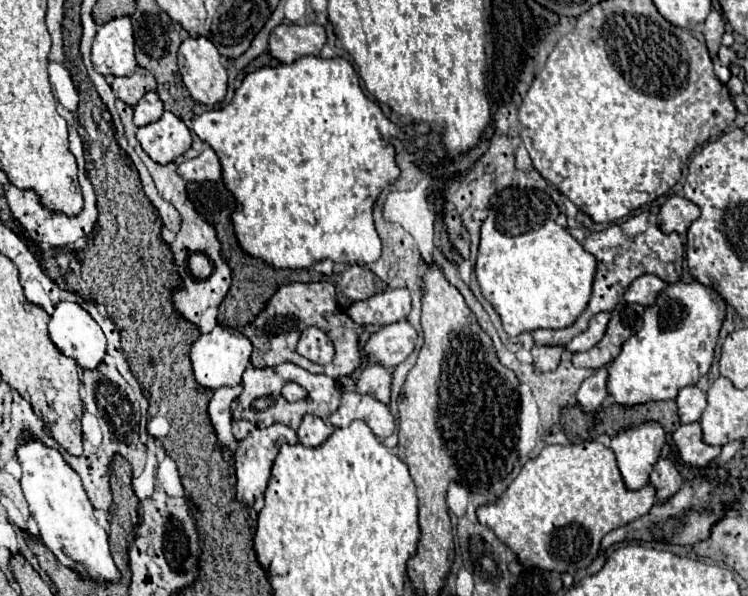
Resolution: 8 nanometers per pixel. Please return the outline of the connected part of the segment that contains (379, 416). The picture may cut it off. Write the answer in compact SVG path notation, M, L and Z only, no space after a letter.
M356 391L342 393L342 405L328 417L328 421L334 427L346 427L354 419L366 421L378 439L386 439L396 429L388 405L376 401L372 395L360 395Z

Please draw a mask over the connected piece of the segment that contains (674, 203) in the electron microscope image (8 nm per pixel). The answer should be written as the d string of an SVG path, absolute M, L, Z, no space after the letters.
M670 195L666 199L666 203L660 207L658 225L664 233L676 231L676 233L684 235L698 217L700 217L700 209L692 201L688 201L686 197L680 197L680 195Z

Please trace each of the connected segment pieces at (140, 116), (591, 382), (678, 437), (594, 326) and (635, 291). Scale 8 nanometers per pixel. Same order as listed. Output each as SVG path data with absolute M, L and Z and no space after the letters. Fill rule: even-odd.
M150 91L150 93L146 93L146 95L138 101L138 105L134 107L134 123L136 123L138 127L150 125L150 123L158 121L158 119L162 117L162 113L164 113L164 107L162 107L160 97L158 97L154 91Z
M600 367L594 375L582 381L576 399L584 411L596 411L602 405L602 401L608 397L606 383L608 383L608 367Z
M698 423L680 425L674 431L672 437L674 437L674 443L678 447L678 453L680 453L682 461L692 465L692 467L704 467L704 465L708 465L722 451L722 447L714 447L714 445L704 443L702 429L700 429Z
M596 313L596 315L590 319L588 329L586 329L584 333L576 335L576 337L566 345L566 349L568 349L568 351L572 351L572 353L592 349L592 347L594 347L594 345L604 337L610 317L612 317L610 313Z
M642 275L636 281L632 281L632 285L628 285L628 289L624 291L624 299L626 303L638 303L642 307L648 307L654 303L656 295L666 287L666 283L662 279L658 279L656 275Z

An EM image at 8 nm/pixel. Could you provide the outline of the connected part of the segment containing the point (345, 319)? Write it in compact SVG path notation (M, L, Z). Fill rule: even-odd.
M318 281L318 283L288 283L282 285L272 299L268 301L266 309L252 321L248 323L242 333L252 341L254 353L252 353L252 365L254 367L274 367L284 361L292 361L304 369L308 369L313 374L326 374L334 379L346 377L352 371L356 371L362 365L362 353L358 345L358 337L364 331L374 333L380 329L380 325L356 325L338 305L336 305L336 291L332 283ZM306 327L320 327L328 331L328 337L336 345L336 363L318 365L307 360L296 353L296 343L300 333Z

